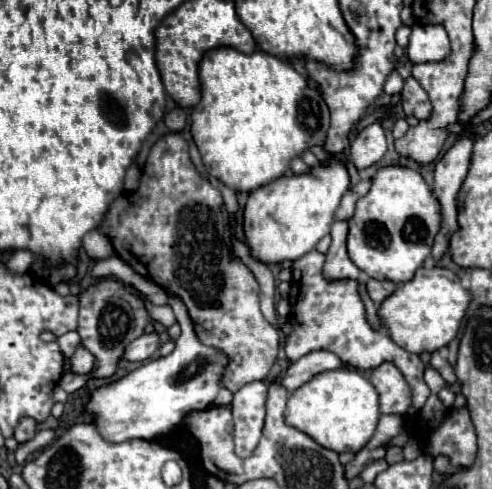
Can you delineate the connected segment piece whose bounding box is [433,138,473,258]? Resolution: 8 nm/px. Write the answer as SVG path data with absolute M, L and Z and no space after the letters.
M461 138L437 164L435 164L435 186L433 194L441 204L441 228L435 236L433 258L441 258L447 252L449 236L459 228L457 226L457 192L467 176L471 162L473 138Z

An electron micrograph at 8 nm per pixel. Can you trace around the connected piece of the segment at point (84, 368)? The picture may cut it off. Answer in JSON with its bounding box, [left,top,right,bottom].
[69,344,95,374]

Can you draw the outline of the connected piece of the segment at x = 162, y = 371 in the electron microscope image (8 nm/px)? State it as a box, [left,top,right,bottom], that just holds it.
[85,296,227,444]

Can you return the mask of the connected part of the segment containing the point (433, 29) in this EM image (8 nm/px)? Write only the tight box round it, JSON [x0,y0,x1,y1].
[407,24,449,64]

